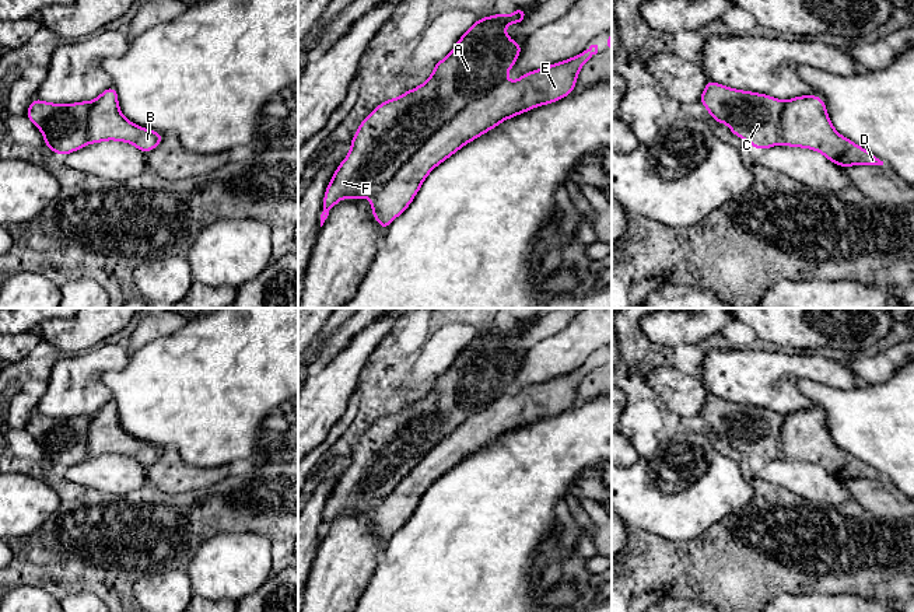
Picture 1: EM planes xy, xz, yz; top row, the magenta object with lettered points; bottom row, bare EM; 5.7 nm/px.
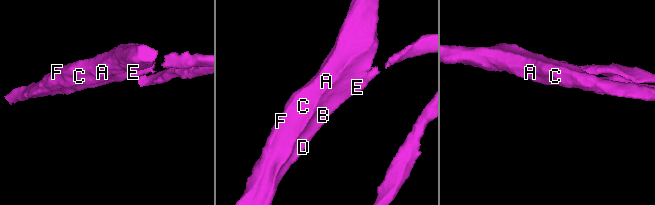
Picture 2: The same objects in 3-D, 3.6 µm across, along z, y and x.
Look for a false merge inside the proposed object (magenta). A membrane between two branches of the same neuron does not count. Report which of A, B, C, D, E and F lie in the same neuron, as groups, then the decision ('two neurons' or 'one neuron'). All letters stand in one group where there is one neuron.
A B C D E F; one neuron

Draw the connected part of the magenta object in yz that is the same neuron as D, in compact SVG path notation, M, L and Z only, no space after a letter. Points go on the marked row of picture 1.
M708 80L700 97L700 102L710 111L710 116L726 123L731 132L750 143L757 150L785 144L789 147L812 148L840 167L851 165L883 165L875 154L857 146L837 133L826 112L824 101L817 95L802 95L781 101L766 94L728 88Z

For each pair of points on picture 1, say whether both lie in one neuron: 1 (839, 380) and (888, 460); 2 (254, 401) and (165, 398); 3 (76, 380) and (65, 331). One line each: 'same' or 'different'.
1: different
2: same
3: different

